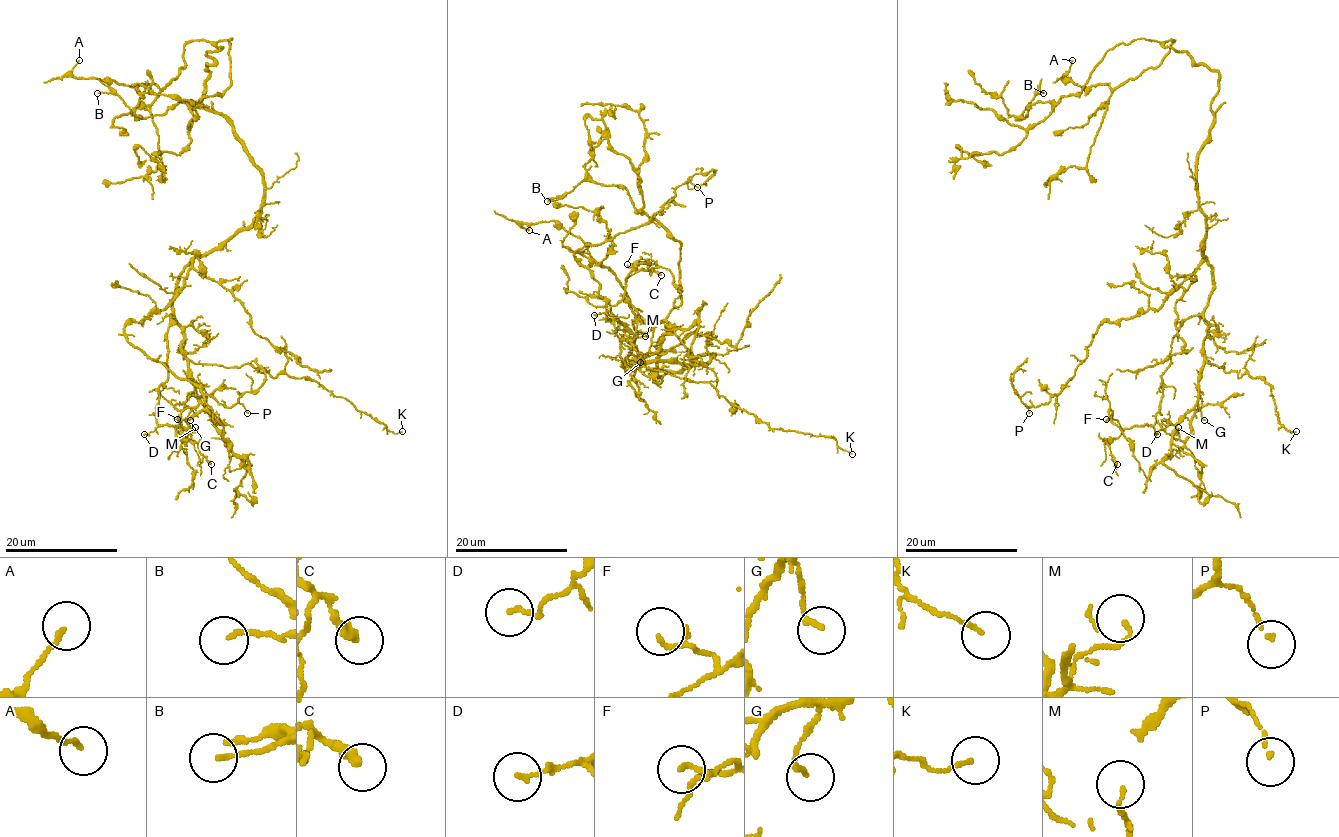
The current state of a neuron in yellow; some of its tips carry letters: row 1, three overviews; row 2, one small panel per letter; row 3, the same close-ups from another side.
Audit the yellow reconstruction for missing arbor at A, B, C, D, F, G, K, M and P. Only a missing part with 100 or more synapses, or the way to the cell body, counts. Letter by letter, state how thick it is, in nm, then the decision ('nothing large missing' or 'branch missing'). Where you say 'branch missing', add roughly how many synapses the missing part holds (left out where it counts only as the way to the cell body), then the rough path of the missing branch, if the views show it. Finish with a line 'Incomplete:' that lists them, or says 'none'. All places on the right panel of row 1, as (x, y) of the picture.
A: 150 nm thick; nothing large missing
B: 130 nm thick; nothing large missing
C: 340 nm thick; nothing large missing
D: 140 nm thick; nothing large missing
F: 140 nm thick; nothing large missing
G: 150 nm thick; nothing large missing
K: 100 nm thick; nothing large missing
M: 120 nm thick; nothing large missing
P: 110 nm thick; nothing large missing
Incomplete: none

